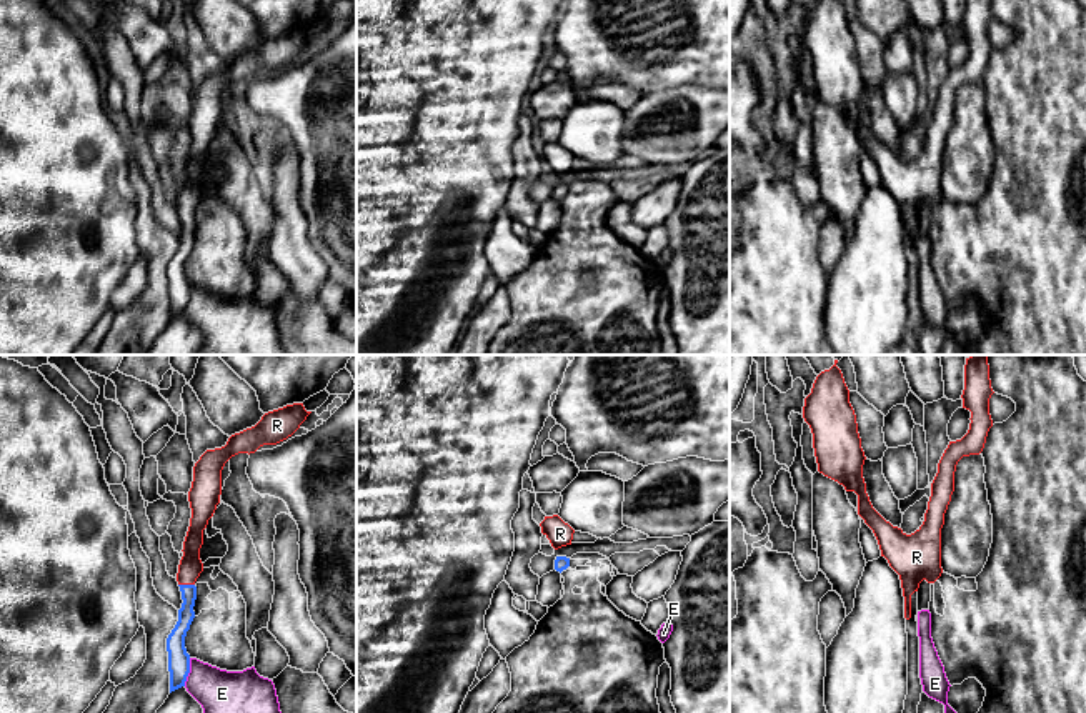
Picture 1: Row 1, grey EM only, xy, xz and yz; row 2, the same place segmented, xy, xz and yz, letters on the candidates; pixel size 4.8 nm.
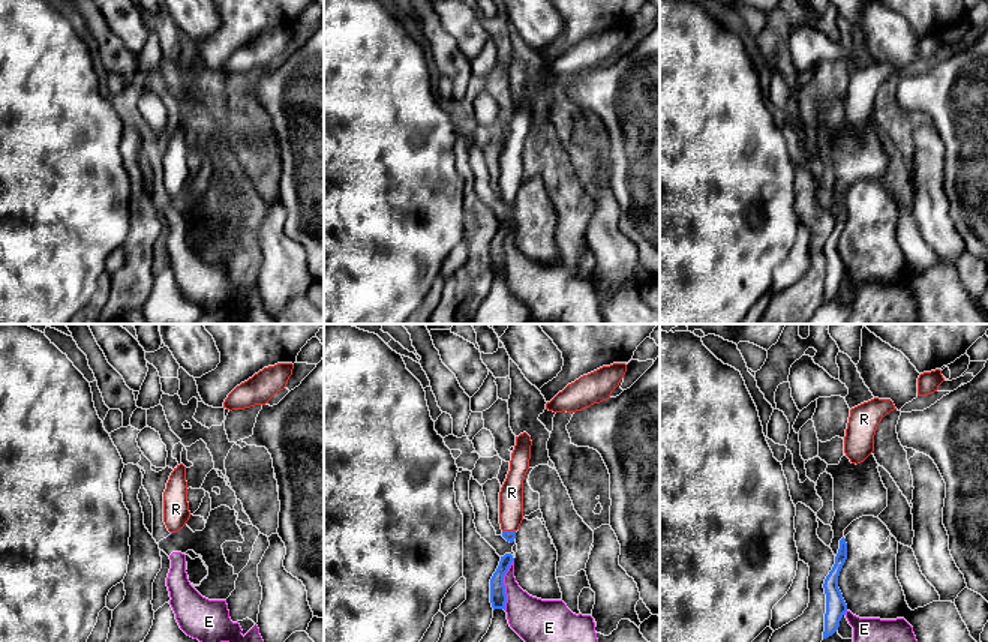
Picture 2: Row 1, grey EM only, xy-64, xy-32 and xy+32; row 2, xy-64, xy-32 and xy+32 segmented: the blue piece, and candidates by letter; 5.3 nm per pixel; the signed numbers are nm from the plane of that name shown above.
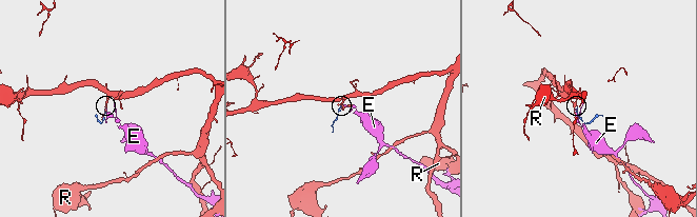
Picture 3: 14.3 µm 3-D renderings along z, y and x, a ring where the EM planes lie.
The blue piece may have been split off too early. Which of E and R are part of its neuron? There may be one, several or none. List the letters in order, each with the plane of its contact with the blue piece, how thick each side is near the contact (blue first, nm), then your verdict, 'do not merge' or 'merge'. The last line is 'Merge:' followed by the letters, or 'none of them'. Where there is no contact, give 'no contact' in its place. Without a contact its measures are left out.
E: contact in xy; calibres 110 and 220 nm; do not merge
R: contact in xy; calibres 80 and 120 nm; merge
Merge: R

